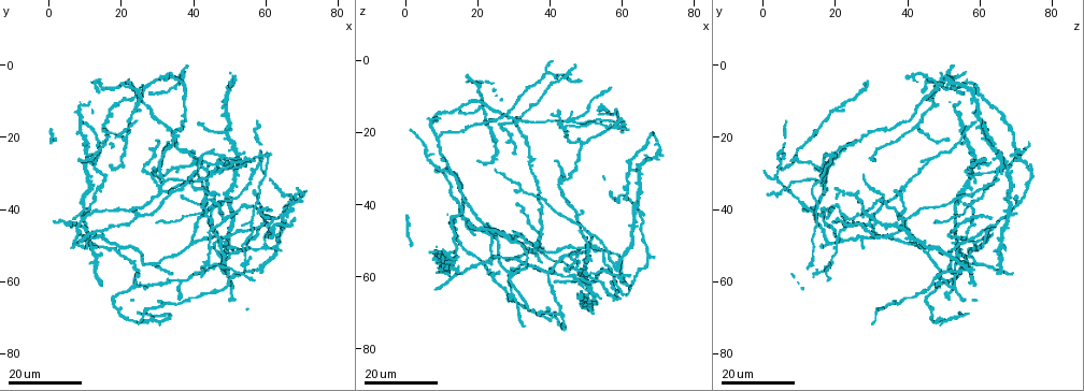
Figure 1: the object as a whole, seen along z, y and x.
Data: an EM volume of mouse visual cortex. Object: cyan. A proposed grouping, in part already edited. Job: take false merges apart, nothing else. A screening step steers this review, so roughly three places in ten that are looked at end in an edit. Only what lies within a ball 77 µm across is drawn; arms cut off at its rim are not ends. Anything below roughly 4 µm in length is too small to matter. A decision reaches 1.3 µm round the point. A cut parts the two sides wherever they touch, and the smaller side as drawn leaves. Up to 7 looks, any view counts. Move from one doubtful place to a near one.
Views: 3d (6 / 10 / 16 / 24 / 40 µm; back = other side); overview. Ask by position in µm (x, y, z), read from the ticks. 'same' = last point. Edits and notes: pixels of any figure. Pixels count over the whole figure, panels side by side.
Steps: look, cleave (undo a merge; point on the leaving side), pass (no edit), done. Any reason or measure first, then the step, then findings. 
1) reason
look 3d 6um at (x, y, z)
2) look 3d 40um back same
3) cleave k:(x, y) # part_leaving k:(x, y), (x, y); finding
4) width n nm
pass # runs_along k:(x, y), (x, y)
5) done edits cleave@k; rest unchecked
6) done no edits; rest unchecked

small branch off a trunk
look 3d 16um at (43.5, 56.0, 18.5)

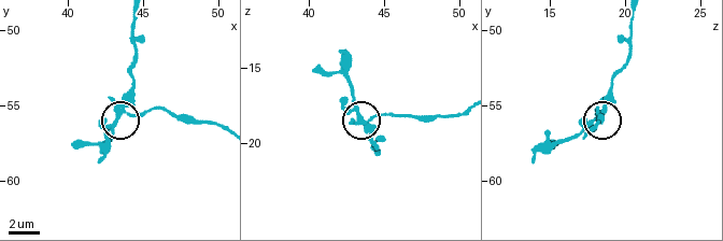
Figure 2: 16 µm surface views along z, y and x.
look 3d 6um at (43.8, 55.4, 18.6)

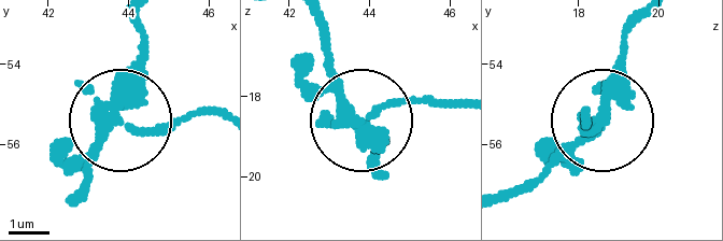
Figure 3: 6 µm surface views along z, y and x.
width 280 nm
cleave 3:(168, 133) # part_leaving 3:(117, 116), (144, 126), (216, 116); two cells meet here

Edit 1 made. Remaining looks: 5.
look overview

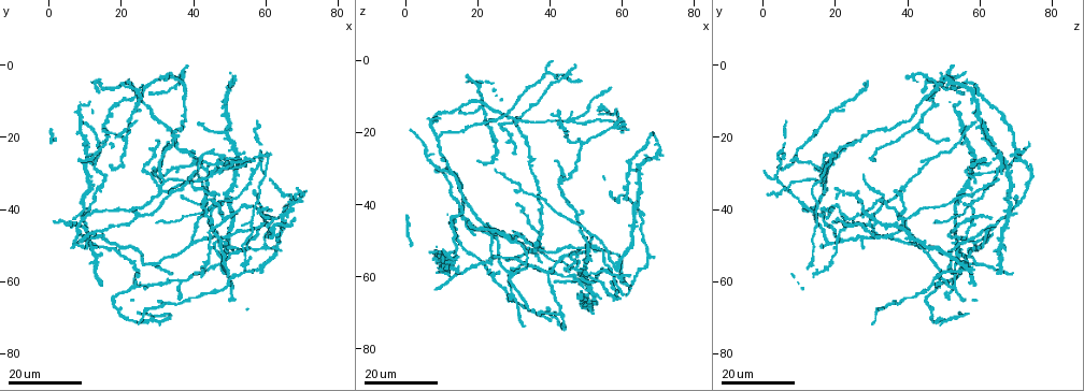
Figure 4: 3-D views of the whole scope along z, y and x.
four-way junction
look 3d 24um at (48.0, 42.5, 22.5)

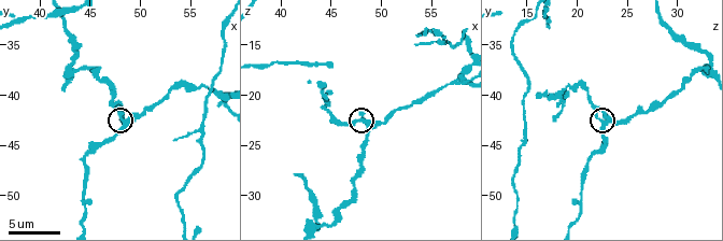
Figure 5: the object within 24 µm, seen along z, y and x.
look 3d 10um at (48.6, 42.8, 22.8)

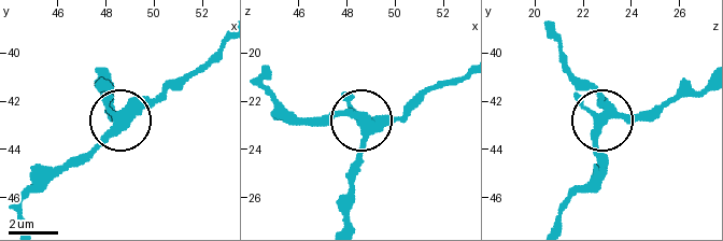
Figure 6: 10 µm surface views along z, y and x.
arms 4
pass # runs_along 6:(346, 222), (360, 125), (406, 112); all the same cell

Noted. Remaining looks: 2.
sudden change in width
look 3d 6um at (45.6, 37.2, 32.2)

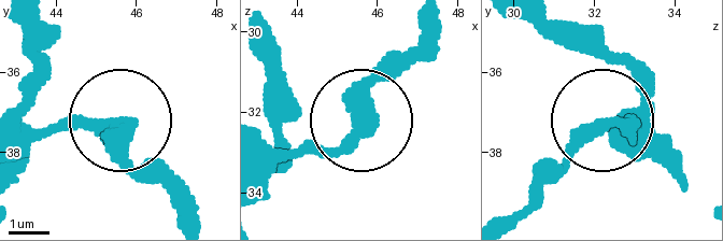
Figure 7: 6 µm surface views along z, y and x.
pass # runs_along 7:(261, 179), (344, 138), (413, 48); continuous, no second cell

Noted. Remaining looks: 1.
done edits cleave@3; rest unchecked

